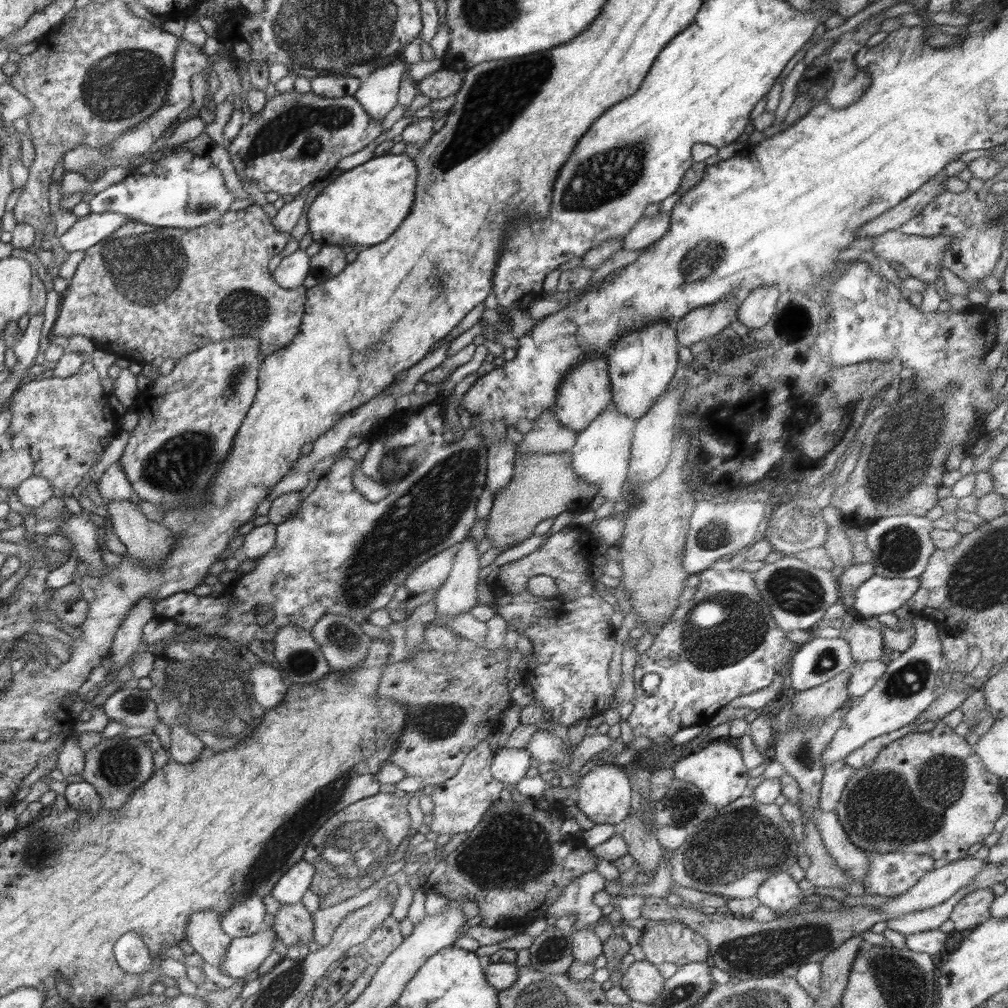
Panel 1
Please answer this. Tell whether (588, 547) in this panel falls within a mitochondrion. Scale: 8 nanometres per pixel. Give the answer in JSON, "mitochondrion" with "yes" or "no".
{"mitochondrion":"no"}

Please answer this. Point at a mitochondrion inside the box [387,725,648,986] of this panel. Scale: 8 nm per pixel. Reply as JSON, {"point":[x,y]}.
{"point":[514,853]}

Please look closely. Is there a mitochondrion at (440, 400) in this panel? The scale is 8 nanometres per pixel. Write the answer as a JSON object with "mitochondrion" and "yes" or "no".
{"mitochondrion":"no"}

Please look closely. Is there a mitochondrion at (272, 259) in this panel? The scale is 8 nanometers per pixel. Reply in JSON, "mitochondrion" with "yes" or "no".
{"mitochondrion":"no"}

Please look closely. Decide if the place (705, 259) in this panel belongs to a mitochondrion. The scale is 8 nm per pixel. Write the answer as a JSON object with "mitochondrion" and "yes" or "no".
{"mitochondrion":"yes"}

